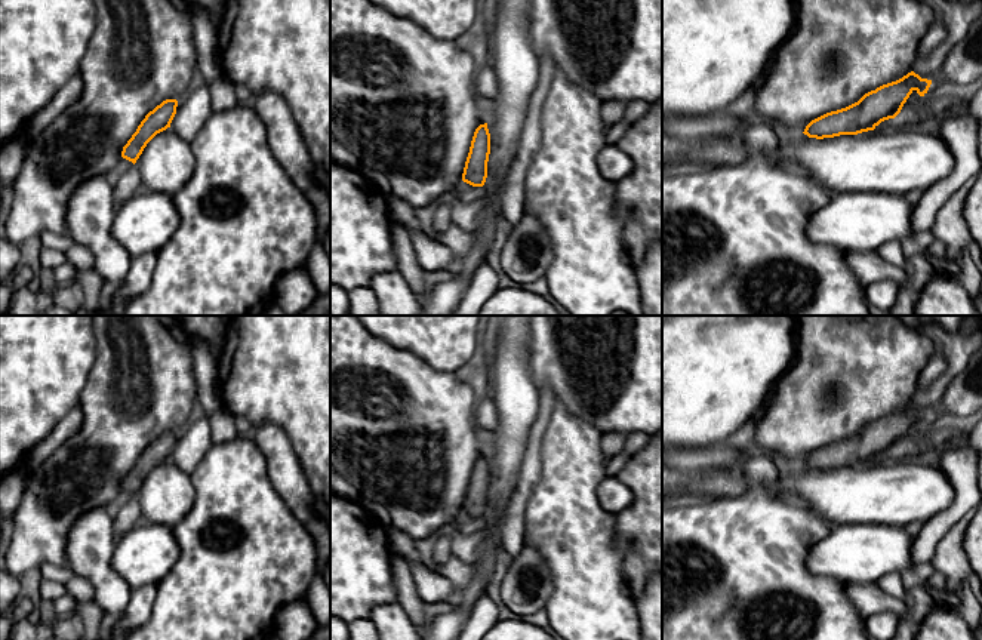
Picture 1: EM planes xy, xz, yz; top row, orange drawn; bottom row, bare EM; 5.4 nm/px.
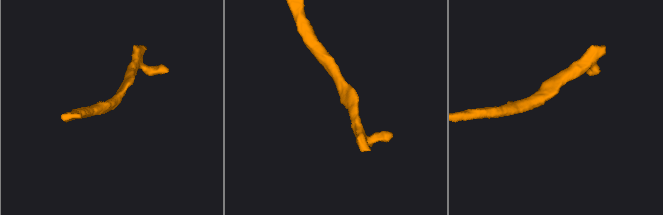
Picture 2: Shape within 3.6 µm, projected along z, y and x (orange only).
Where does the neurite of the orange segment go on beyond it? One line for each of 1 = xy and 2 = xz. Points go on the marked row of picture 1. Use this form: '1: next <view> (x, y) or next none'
1: next none
2: next none

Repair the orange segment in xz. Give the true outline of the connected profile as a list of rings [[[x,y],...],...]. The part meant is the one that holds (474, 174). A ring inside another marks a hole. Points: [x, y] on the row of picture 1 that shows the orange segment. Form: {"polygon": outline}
{"polygon": [[[487,123],[480,124],[472,136],[465,161],[462,181],[472,187],[483,187],[487,178],[487,161],[490,154],[490,133]]]}

